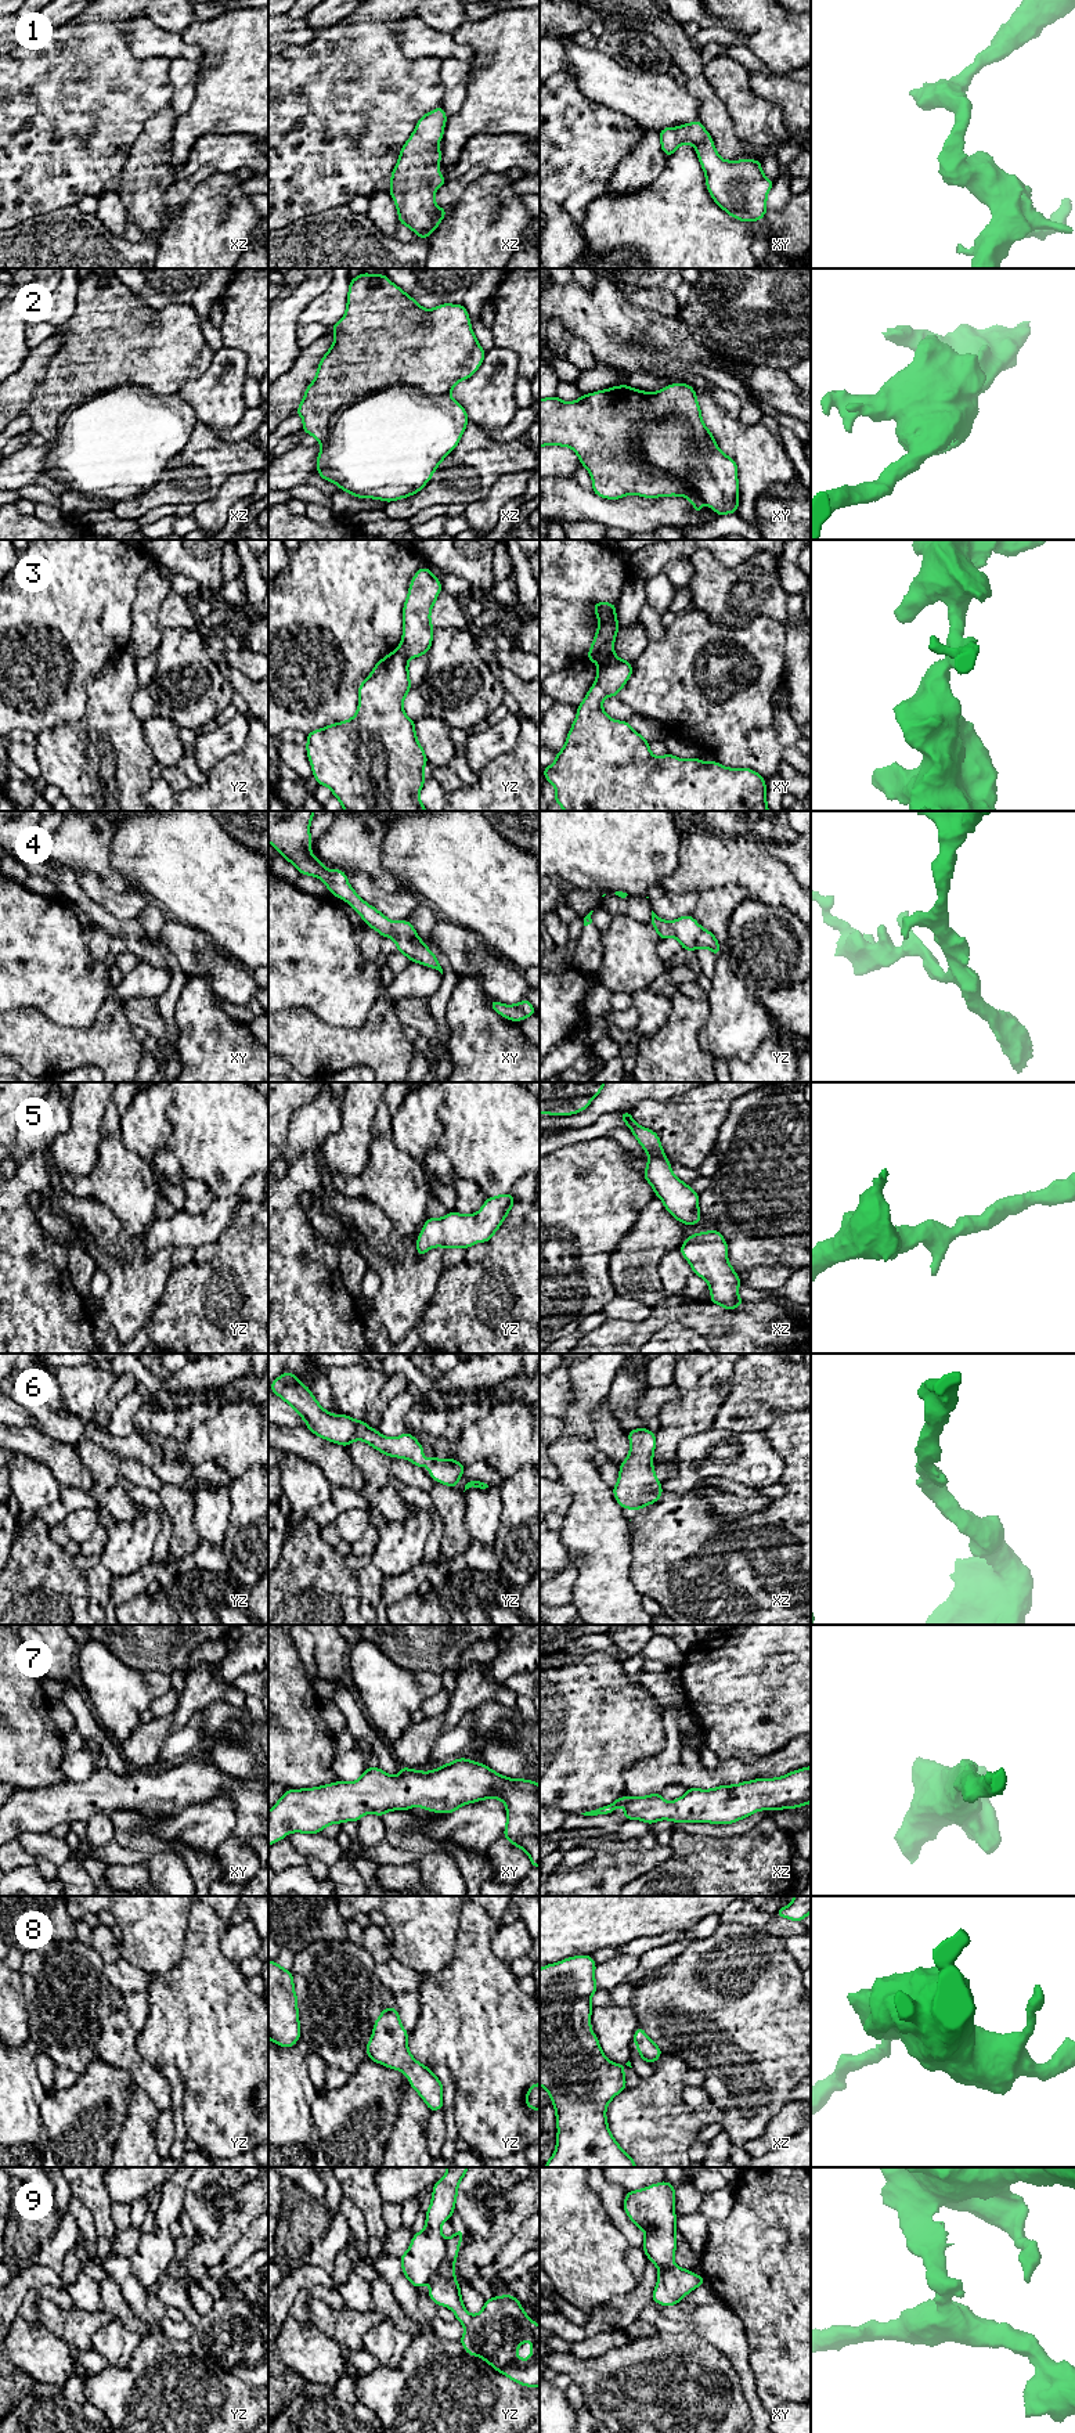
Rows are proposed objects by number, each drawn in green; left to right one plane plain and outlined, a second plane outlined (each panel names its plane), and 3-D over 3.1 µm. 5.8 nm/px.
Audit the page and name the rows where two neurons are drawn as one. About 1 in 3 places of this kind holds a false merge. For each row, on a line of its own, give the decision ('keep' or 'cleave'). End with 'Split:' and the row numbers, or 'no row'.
1: keep
2: keep
3: cleave
4: keep
5: keep
6: keep
7: keep
8: keep
9: cleave
Split: 3, 9

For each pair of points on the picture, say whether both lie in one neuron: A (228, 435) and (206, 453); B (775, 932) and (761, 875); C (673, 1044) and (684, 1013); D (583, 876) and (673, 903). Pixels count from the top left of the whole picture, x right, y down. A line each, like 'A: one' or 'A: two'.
A: two
B: two
C: one
D: two

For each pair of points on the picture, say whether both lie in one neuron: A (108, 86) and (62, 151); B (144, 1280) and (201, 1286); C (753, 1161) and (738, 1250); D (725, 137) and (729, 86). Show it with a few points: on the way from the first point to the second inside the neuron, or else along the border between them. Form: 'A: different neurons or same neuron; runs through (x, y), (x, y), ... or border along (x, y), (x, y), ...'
A: same neuron; runs through (92, 103), (64, 130), (64, 134)
B: different neurons; border along (173, 1271), (152, 1312)
C: same neuron; runs through (753, 1183), (753, 1228)
D: different neurons; border along (710, 85), (731, 116), (735, 133), (743, 141)

